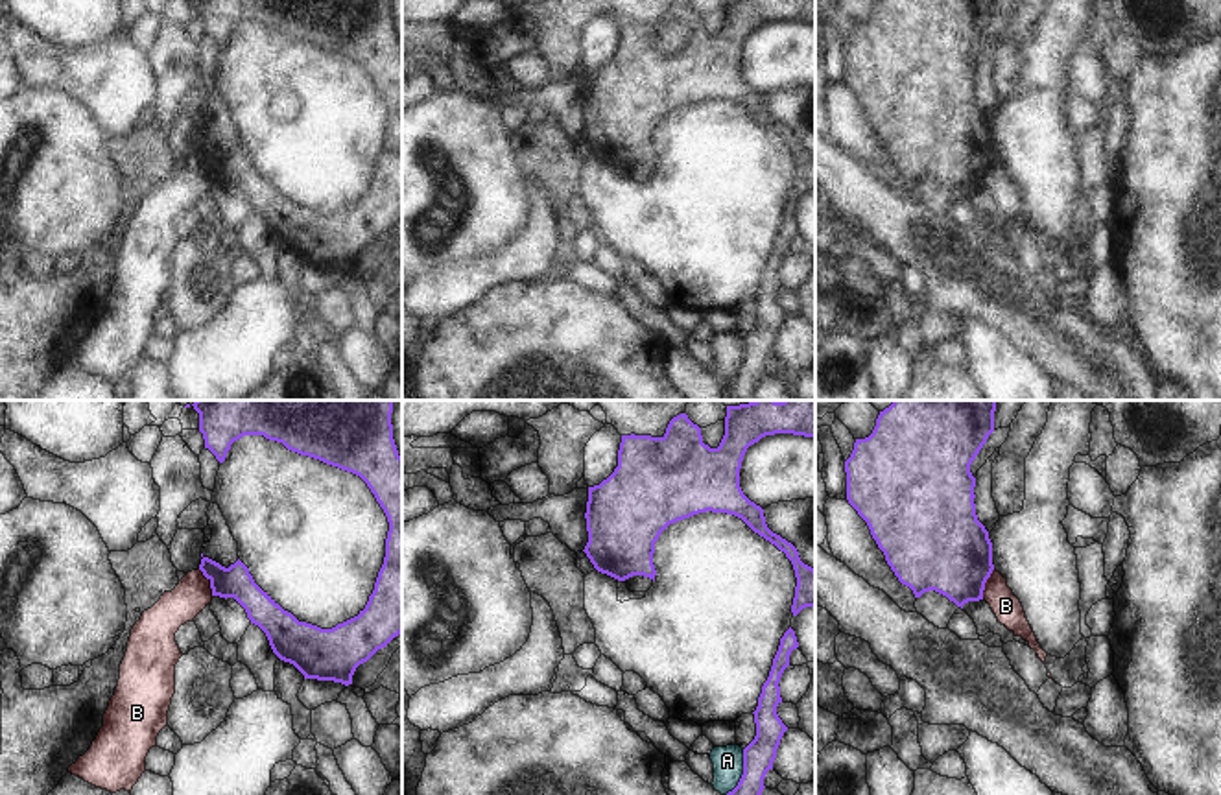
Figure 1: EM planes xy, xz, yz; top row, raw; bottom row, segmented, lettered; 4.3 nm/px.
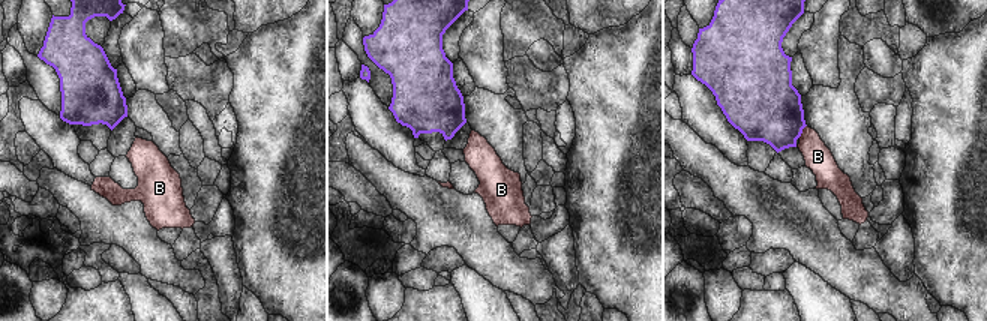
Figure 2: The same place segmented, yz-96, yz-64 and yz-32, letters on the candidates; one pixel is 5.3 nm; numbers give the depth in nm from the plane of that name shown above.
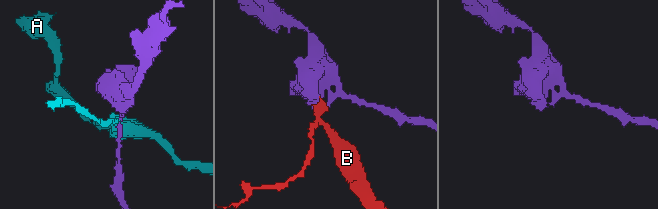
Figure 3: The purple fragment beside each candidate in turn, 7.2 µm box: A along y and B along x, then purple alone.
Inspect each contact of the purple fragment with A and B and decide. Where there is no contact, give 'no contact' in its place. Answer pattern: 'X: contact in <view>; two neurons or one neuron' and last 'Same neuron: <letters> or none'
A: contact in xz; two neurons
B: contact in yz; two neurons
Same neuron: none

